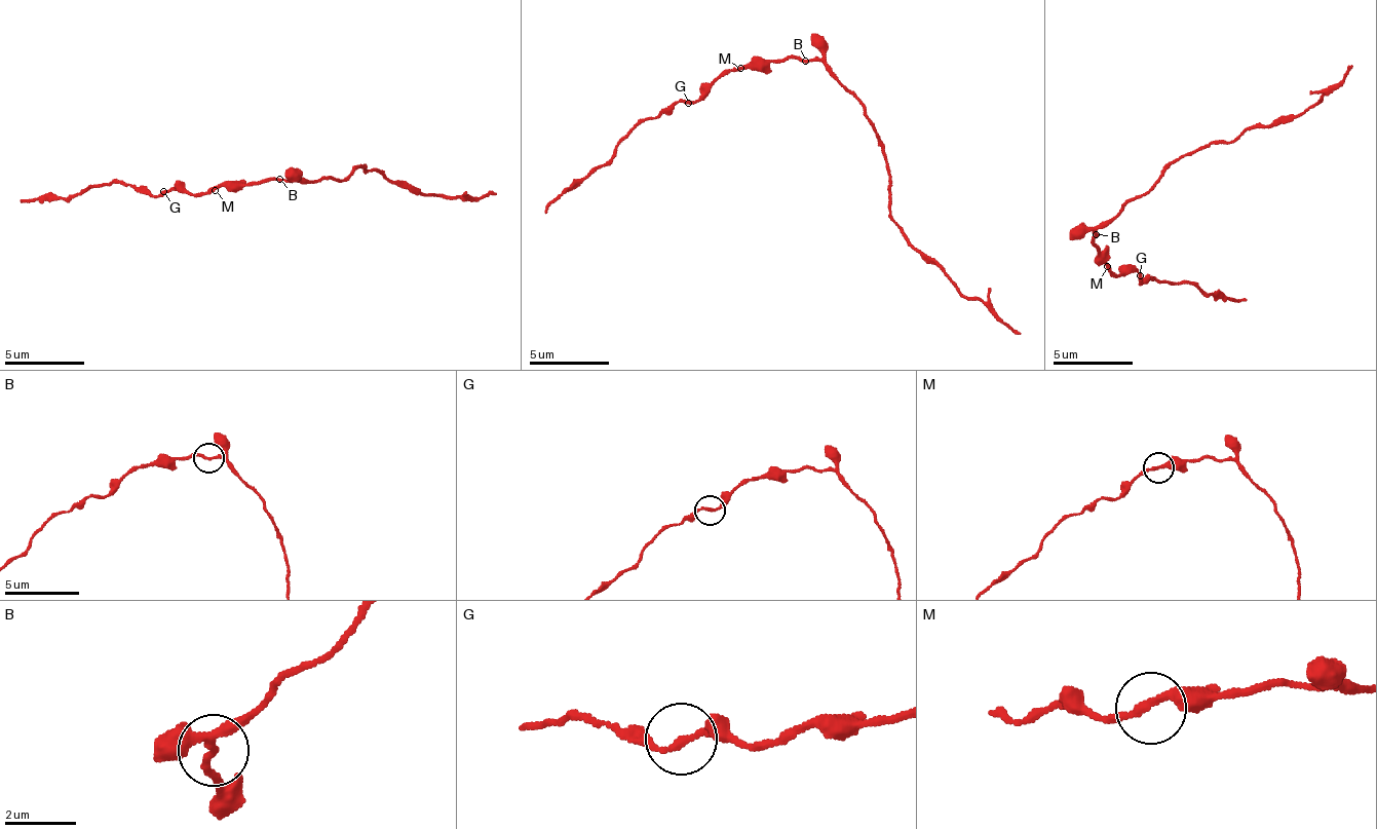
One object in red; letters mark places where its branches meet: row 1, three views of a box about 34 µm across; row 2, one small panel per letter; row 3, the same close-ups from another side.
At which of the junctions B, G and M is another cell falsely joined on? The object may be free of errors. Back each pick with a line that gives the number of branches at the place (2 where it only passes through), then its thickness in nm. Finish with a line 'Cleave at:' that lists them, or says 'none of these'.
B: branches 2; calibre 170 nm
Cleave at: B

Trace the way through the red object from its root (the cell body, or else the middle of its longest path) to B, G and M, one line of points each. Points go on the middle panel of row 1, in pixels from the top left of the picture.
B: (829, 69), (820, 60), (804, 60)
G: (829, 69), (820, 59), (749, 63), (720, 72), (700, 96), (688, 103)
M: (829, 69), (820, 59), (776, 59), (772, 63), (749, 63), (740, 68)

